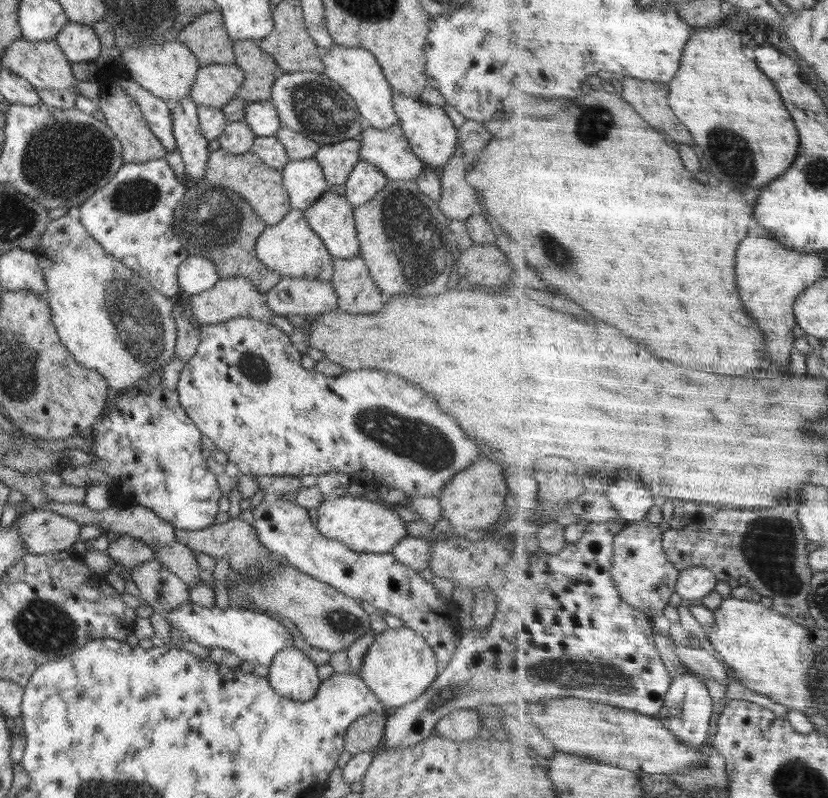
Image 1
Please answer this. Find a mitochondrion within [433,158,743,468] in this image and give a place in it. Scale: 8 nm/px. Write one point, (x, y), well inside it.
(565, 259)

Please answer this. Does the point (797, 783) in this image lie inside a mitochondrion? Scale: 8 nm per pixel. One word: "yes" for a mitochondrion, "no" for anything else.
yes

